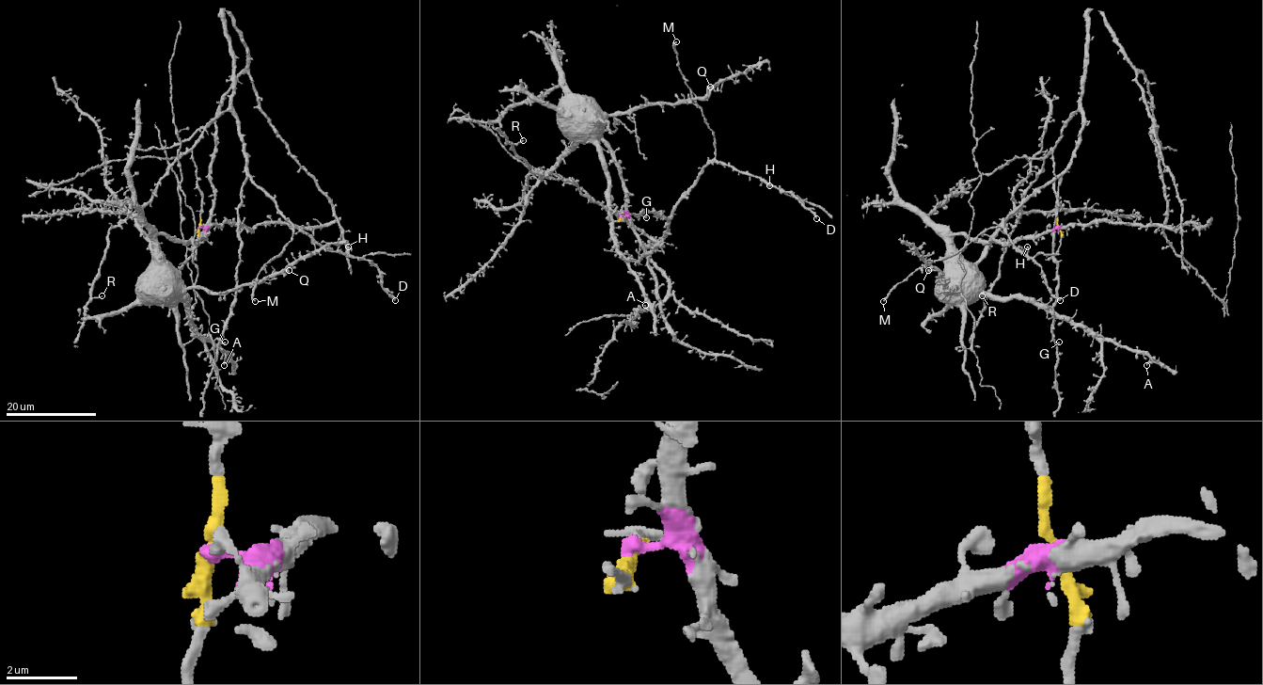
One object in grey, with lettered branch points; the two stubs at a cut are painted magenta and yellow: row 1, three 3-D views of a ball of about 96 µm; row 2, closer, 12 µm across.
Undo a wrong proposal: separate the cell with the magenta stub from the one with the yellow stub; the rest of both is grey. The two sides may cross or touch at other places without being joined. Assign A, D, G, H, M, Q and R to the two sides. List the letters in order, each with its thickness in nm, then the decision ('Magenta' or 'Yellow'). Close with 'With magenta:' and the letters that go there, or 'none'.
A: Thickness 160 nm. Magenta
D: Thickness 360 nm. Yellow
G: Thickness 240 nm. Yellow
H: Thickness 320 nm. Yellow
M: Thickness 240 nm. Yellow
Q: Thickness 480 nm. Magenta
R: Thickness 170 nm. Yellow
With magenta: A, Q

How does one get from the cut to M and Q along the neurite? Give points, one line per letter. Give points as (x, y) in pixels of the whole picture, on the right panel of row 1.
M: (1058, 227), (1052, 148), (1079, 111), (1080, 140), (1061, 172), (999, 226), (921, 265), (883, 301)
Q: (1058, 227), (1009, 242), (954, 237), (955, 288), (952, 292), (937, 271), (927, 271)

